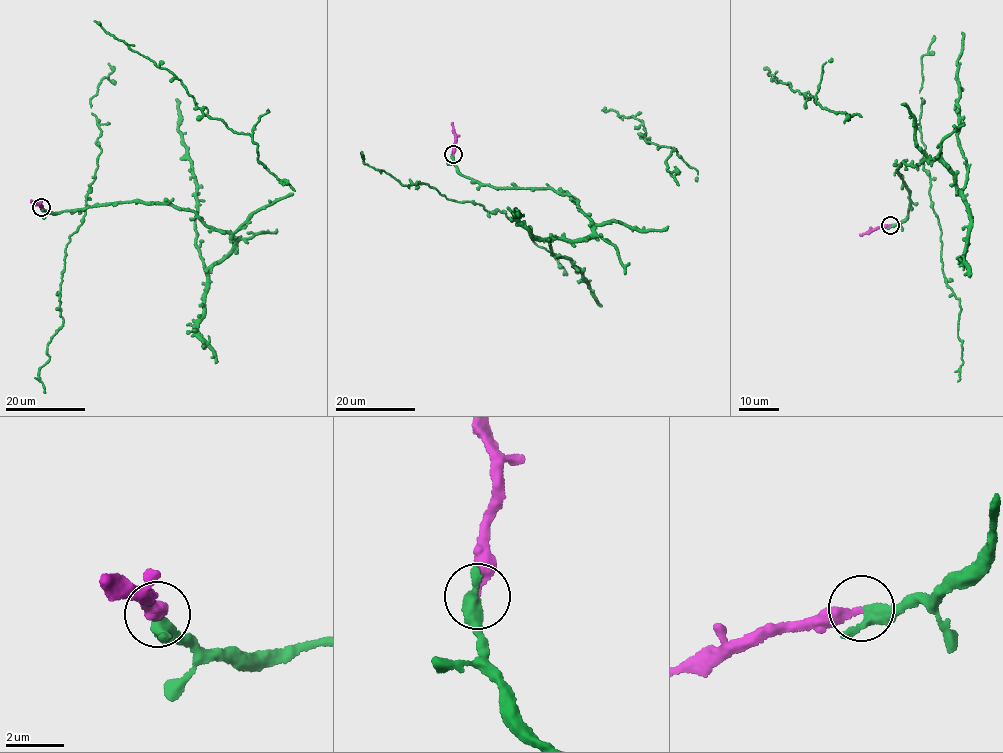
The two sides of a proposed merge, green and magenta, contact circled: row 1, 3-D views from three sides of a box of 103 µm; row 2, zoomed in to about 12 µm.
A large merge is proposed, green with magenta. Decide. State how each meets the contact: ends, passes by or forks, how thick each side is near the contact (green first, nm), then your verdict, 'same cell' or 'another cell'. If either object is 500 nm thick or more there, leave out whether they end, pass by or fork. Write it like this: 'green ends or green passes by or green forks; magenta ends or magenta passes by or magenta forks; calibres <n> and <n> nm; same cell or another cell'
green passes by; magenta ends; calibres 360 and 280 nm; same cell

